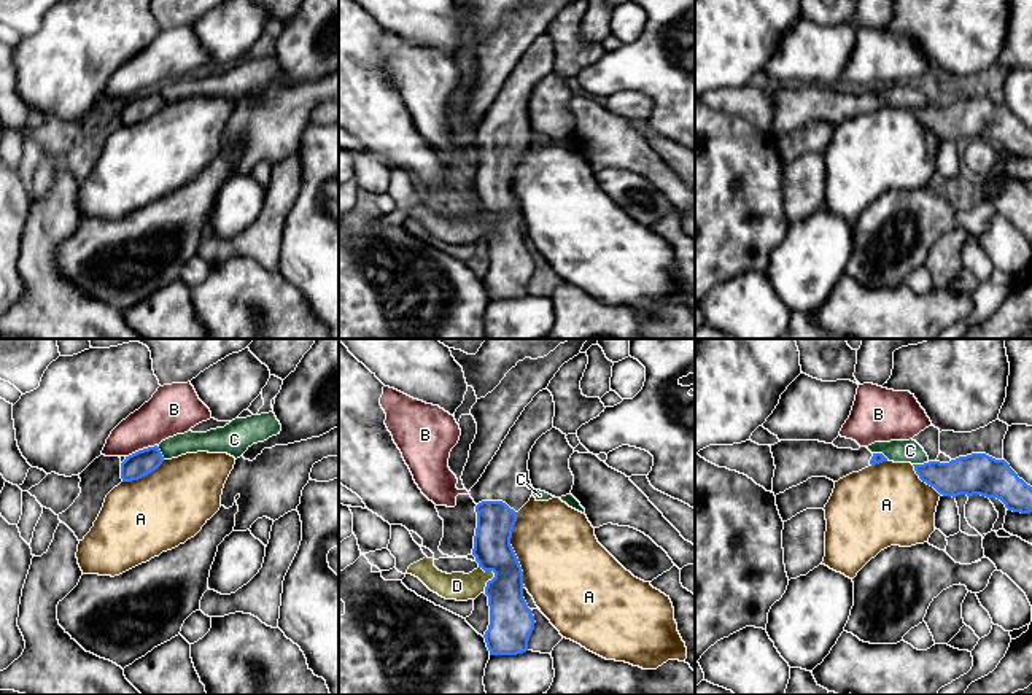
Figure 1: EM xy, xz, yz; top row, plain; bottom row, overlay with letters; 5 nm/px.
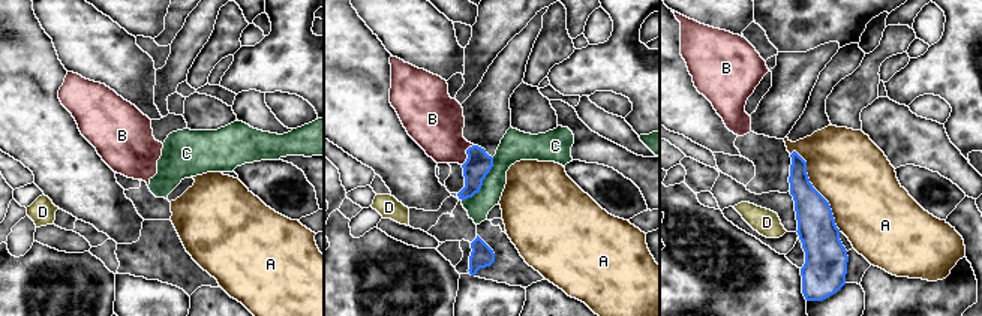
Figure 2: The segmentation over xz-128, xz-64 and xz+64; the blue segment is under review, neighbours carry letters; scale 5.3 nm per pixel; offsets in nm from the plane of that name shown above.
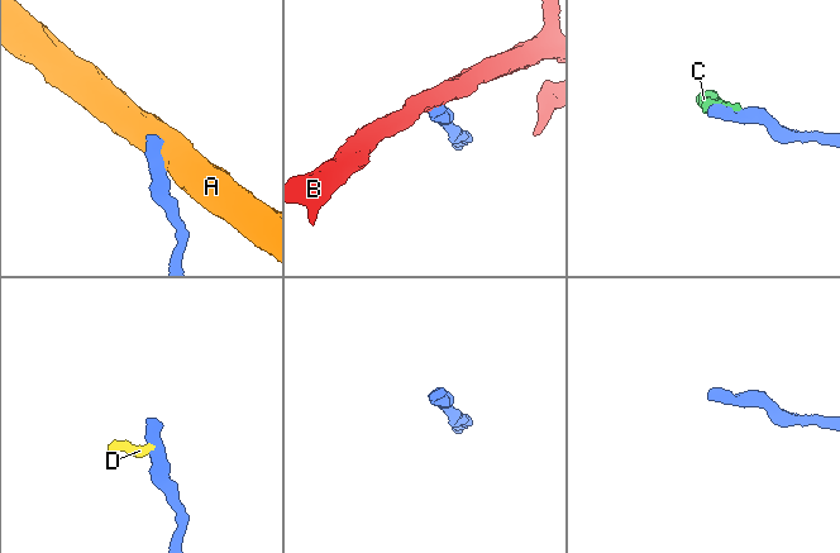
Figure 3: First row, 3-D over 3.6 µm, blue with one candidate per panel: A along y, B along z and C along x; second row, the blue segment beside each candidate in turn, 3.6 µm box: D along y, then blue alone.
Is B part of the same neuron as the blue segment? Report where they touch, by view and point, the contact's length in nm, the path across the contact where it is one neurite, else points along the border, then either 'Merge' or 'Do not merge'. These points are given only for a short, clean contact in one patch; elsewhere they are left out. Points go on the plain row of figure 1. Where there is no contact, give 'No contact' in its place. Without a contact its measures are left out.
Touches blue at xy (140, 94). Shared border 170 nm. Boundary: xy (156, 88), (139, 93), (126, 100). Do not merge

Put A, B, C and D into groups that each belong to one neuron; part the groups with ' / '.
A / B / C D

